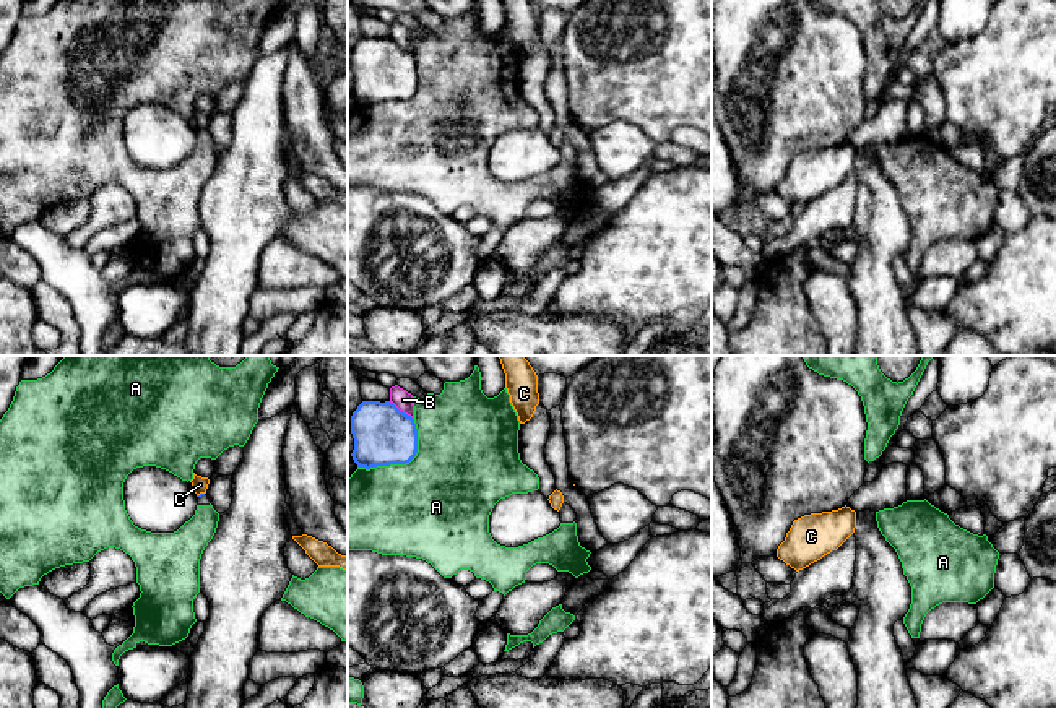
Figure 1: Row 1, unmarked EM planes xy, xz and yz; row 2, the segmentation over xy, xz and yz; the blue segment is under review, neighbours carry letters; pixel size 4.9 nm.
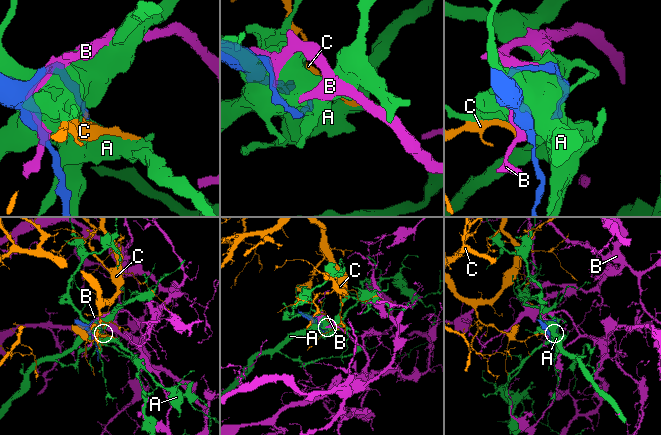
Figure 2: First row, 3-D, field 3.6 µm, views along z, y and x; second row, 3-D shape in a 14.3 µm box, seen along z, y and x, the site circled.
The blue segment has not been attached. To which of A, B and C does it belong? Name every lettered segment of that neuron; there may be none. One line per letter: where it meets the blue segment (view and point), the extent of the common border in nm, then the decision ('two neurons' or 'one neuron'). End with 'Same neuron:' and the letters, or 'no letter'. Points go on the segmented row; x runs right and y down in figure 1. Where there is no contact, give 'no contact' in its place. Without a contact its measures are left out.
A: xz (403, 463) | 380 nm | two neurons
B: xz (402, 411) | 160 nm | two neurons
C: xy (200, 494) | 40 nm | two neurons
Same neuron: no letter

